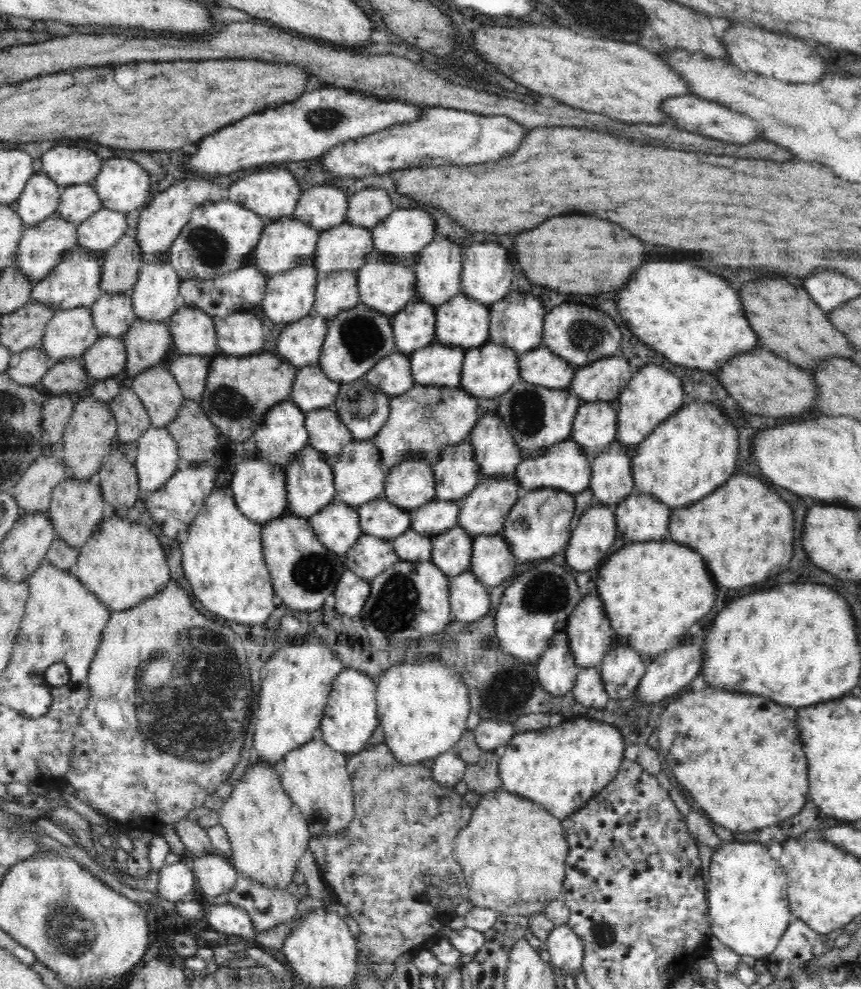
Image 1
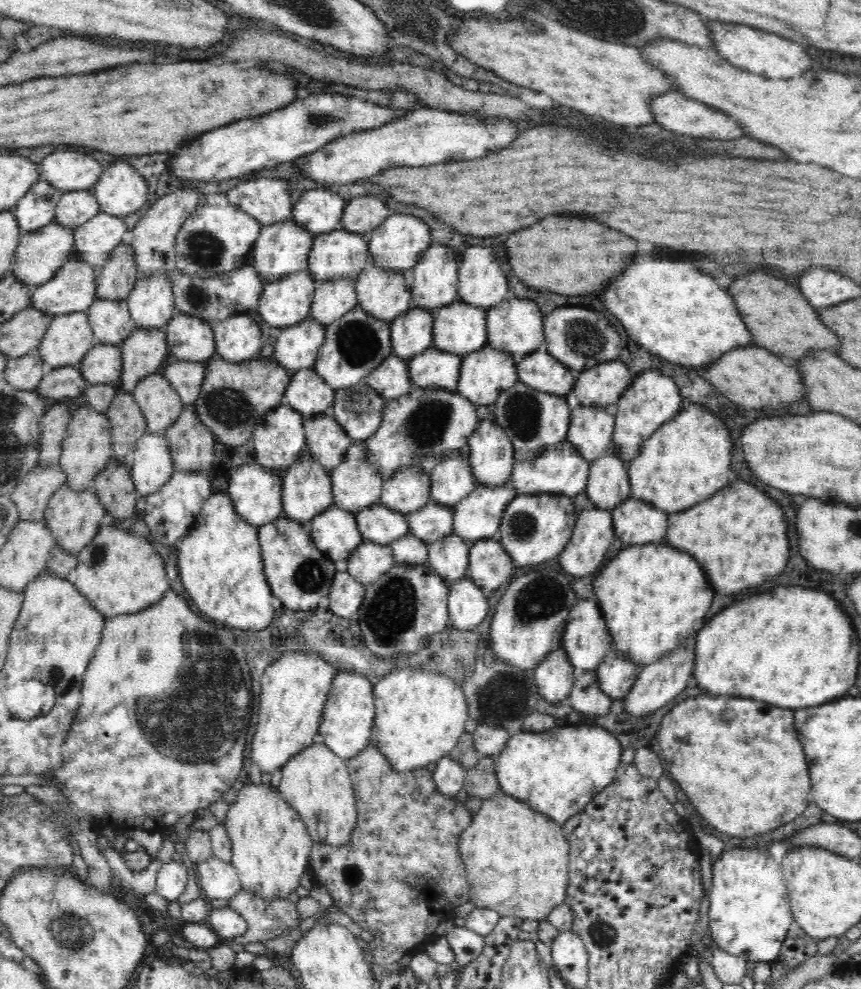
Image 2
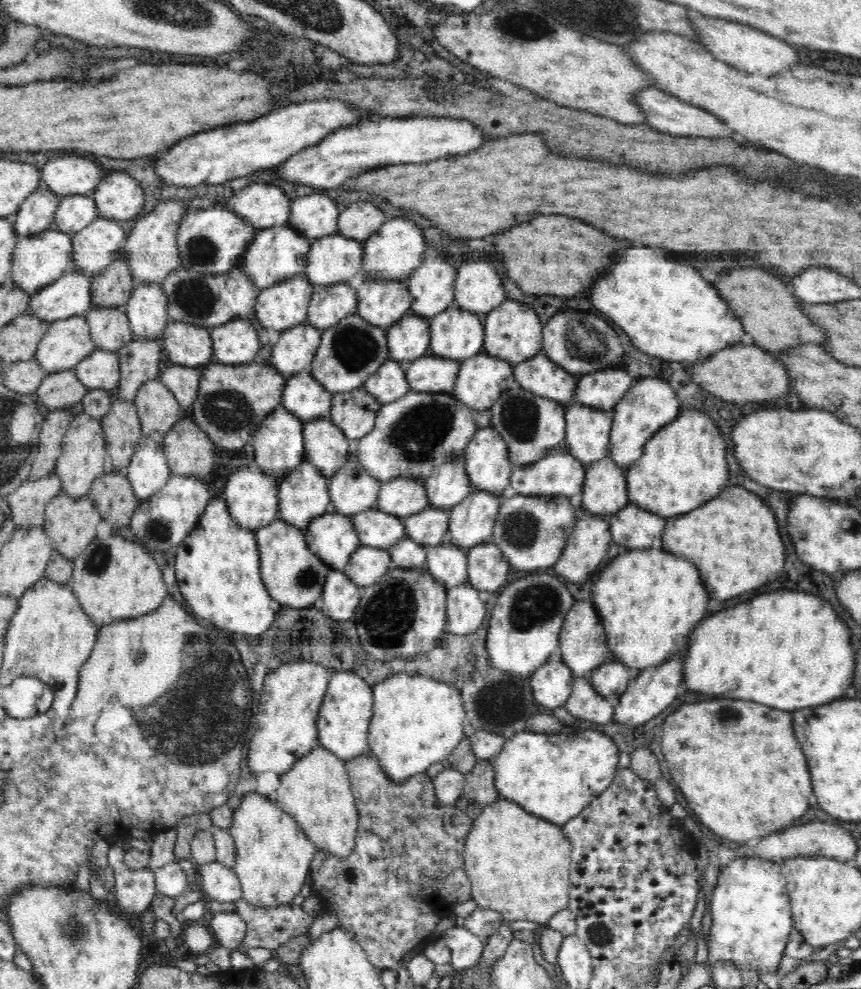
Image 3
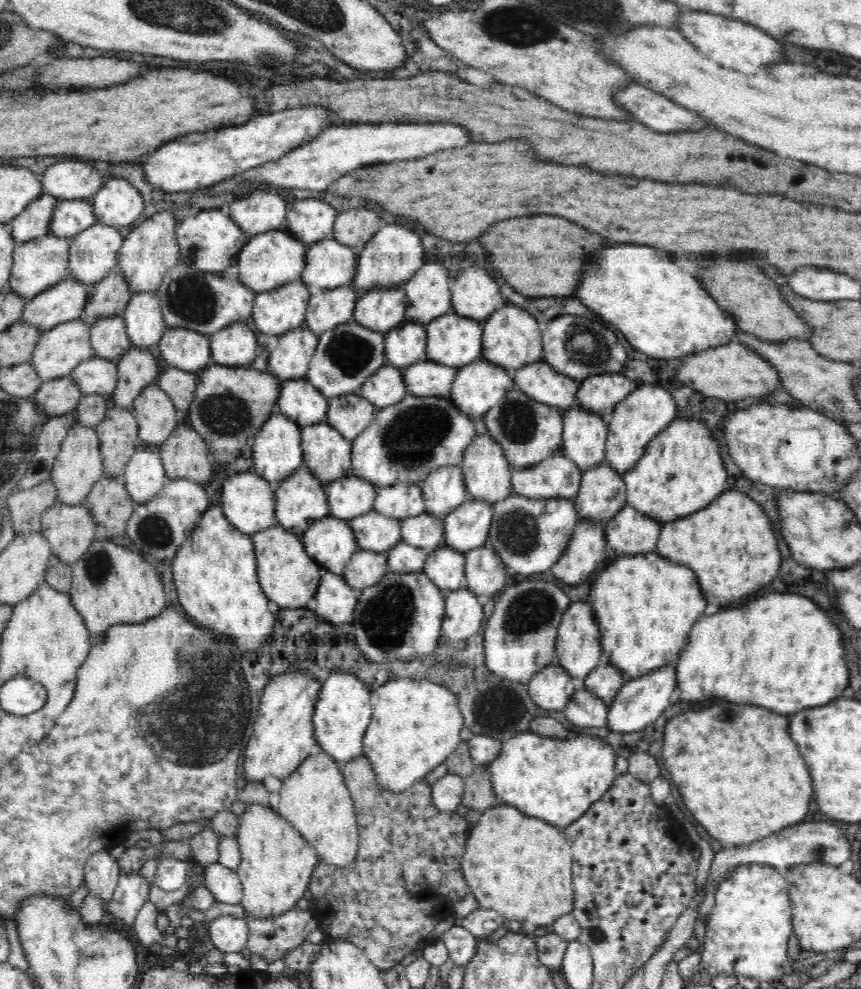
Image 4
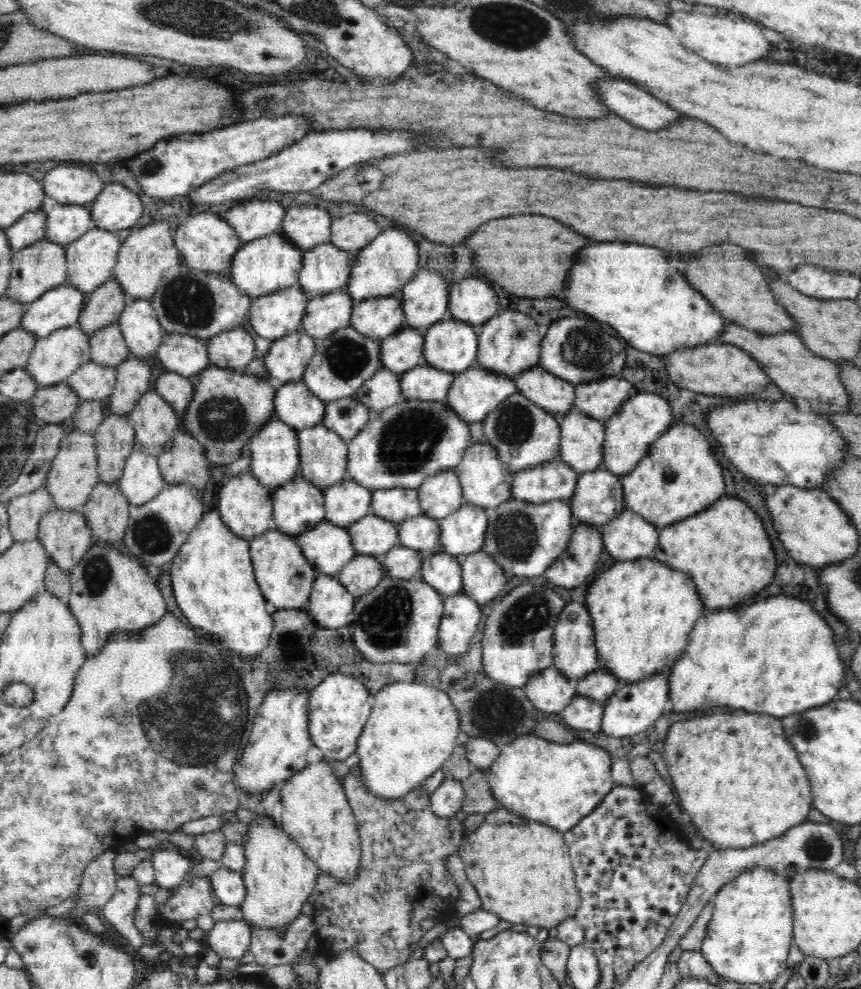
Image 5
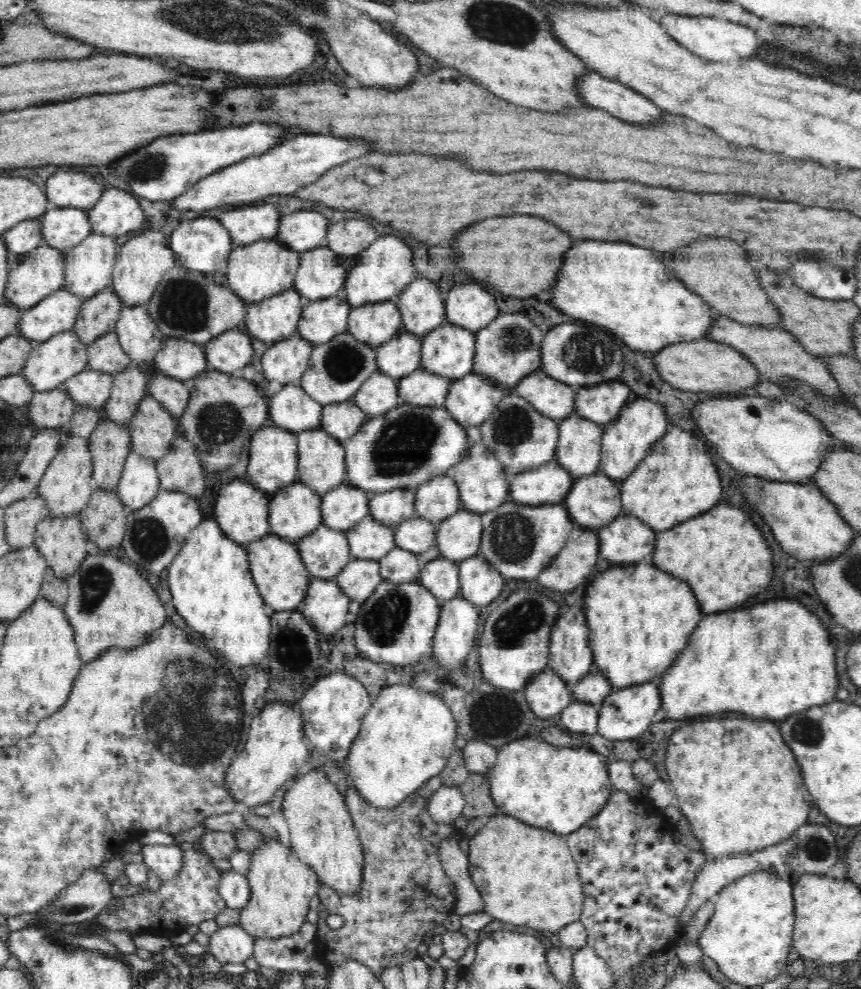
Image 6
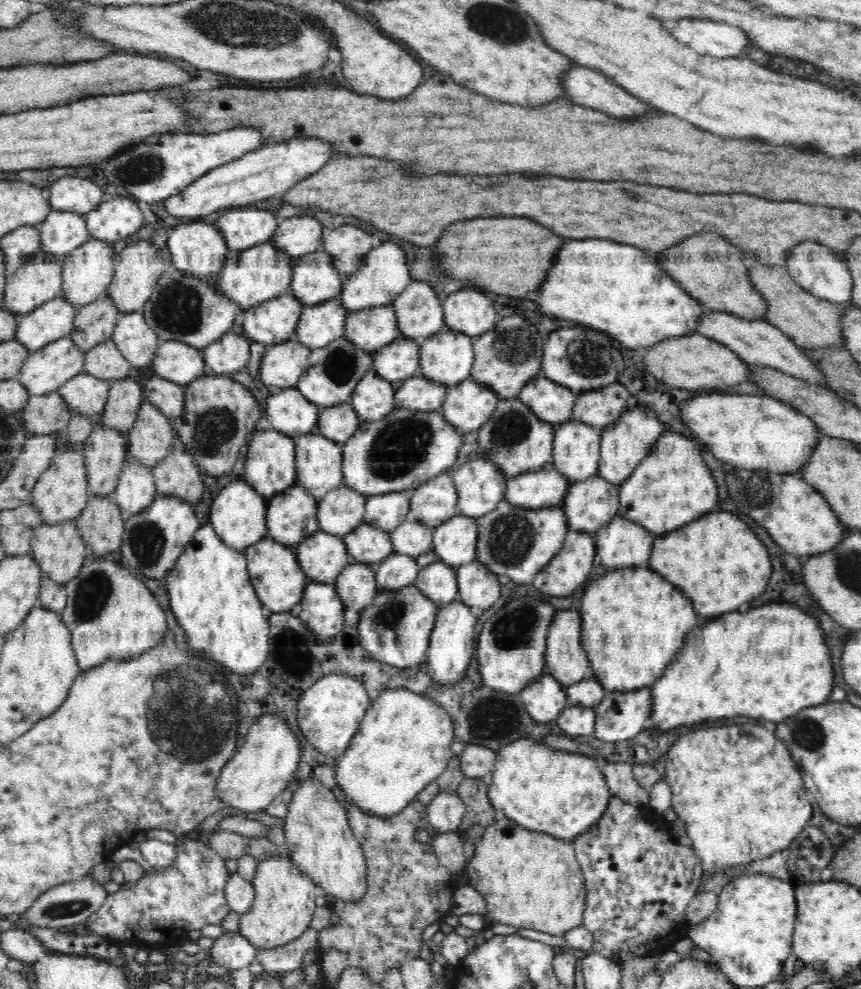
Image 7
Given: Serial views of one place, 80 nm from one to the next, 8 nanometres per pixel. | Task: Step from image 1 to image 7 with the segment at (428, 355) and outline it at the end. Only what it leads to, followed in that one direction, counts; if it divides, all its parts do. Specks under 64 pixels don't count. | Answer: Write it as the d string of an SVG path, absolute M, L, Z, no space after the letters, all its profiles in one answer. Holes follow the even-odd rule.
M415 374L396 385L395 408L419 412L440 412L446 398L447 387Z

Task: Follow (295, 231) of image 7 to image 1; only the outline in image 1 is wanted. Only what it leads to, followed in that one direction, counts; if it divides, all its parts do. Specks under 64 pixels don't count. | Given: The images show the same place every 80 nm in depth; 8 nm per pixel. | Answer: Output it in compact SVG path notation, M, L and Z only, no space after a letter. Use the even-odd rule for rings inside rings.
M317 184L301 194L294 217L323 232L346 221L348 198L340 187Z

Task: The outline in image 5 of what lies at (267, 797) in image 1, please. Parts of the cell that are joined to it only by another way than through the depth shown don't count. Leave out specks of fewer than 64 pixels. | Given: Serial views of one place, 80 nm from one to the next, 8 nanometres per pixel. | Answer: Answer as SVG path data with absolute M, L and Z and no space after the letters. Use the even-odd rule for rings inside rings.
M258 813L247 824L248 834L242 844L246 862L240 872L246 887L246 898L240 904L243 920L250 928L281 929L297 919L302 906L314 892L319 870L298 843L294 843L283 828L275 826L268 815Z

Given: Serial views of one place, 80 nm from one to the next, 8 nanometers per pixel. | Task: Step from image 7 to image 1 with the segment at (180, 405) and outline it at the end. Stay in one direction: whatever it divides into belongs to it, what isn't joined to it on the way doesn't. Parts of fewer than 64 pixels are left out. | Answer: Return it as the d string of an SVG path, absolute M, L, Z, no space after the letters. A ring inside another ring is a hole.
M182 355L169 364L170 375L174 375L176 383L182 389L185 399L202 400L204 394L210 359L205 356Z

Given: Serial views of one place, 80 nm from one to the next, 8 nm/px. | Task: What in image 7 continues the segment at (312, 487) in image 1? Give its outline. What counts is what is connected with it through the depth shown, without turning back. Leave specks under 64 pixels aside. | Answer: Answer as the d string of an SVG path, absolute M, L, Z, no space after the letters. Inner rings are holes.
M298 484L285 488L267 499L267 536L274 541L295 547L320 530L316 512L318 501Z

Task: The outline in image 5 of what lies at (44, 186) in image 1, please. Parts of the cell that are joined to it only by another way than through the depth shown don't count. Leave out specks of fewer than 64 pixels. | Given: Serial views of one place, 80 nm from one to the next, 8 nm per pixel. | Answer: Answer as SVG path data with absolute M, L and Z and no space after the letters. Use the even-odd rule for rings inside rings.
M42 206L42 209L37 211L27 212L12 226L4 228L4 233L8 236L8 242L14 252L45 239L46 218L48 218L44 211L46 206Z

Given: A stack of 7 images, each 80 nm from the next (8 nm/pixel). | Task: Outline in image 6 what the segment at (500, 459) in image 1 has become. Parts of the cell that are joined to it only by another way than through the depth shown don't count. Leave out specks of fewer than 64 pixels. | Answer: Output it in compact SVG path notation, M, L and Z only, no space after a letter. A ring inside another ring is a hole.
M480 442L466 449L463 459L450 467L446 475L452 477L460 491L461 509L473 513L482 514L490 512L510 500L510 474L502 466L502 463L494 456L488 447Z

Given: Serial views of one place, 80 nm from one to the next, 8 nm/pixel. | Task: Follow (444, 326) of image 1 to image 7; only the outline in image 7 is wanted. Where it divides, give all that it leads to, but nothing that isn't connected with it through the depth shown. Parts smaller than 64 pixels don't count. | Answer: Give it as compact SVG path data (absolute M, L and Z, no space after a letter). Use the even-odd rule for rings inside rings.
M446 328L420 344L418 375L446 386L471 378L473 341L466 333Z

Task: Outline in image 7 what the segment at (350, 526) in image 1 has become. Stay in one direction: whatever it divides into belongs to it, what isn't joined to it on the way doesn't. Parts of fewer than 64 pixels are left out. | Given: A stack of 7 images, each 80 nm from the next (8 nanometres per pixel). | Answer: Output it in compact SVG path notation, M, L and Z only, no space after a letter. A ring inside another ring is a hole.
M322 529L315 532L313 535L310 535L302 542L299 542L293 548L296 551L298 566L304 571L304 574L309 581L314 580L334 585L337 576L351 562L343 537L324 532Z

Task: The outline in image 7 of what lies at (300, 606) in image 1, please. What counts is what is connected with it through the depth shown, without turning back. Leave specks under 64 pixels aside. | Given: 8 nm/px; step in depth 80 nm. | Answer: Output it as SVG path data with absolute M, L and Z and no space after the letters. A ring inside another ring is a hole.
M267 536L252 546L244 548L244 554L250 582L263 606L267 606L275 613L290 612L296 604L300 604L304 586L309 580L298 566L296 551L293 547L284 546Z

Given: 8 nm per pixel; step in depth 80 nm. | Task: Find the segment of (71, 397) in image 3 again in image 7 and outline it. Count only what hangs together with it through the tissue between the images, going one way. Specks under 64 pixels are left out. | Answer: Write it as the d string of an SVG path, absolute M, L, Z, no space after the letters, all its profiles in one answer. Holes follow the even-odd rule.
M58 391L42 396L29 395L23 407L24 429L30 435L61 435L66 430L73 414Z

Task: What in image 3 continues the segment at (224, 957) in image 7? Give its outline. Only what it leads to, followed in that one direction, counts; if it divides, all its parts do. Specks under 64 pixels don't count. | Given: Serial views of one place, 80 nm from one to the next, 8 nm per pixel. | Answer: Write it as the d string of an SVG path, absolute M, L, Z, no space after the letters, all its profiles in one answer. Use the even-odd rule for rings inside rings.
M220 912L210 918L210 930L218 944L234 950L241 945L245 937L247 924L245 920L233 912Z

